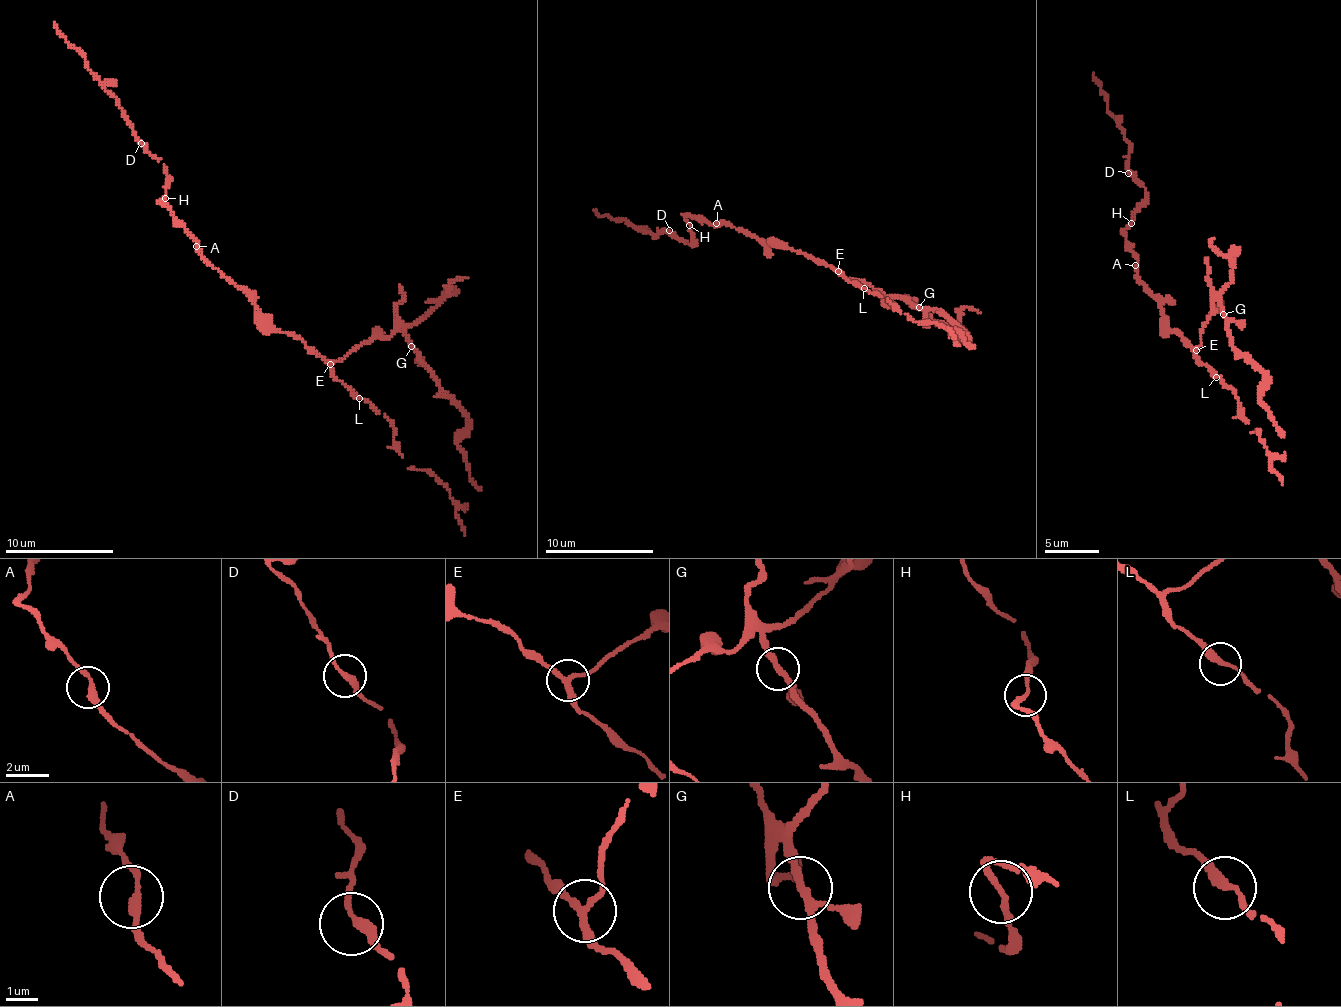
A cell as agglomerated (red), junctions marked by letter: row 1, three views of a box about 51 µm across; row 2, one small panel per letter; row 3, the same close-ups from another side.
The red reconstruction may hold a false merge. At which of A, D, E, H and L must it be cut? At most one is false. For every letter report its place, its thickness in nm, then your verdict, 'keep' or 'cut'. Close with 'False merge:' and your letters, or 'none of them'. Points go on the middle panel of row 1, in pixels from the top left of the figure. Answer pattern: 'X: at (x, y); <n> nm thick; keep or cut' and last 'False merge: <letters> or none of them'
A: at (716, 223); 240 nm thick; keep
D: at (669, 230); 240 nm thick; keep
E: at (838, 271); 200 nm thick; cut
H: at (689, 225); 170 nm thick; keep
L: at (864, 288); 240 nm thick; keep
False merge: E

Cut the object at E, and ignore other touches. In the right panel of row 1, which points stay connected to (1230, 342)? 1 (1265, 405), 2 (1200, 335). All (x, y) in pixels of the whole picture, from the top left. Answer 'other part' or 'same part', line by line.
1: same part
2: same part

